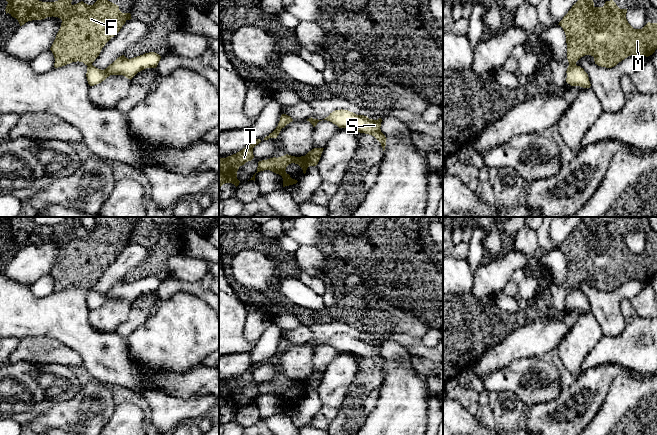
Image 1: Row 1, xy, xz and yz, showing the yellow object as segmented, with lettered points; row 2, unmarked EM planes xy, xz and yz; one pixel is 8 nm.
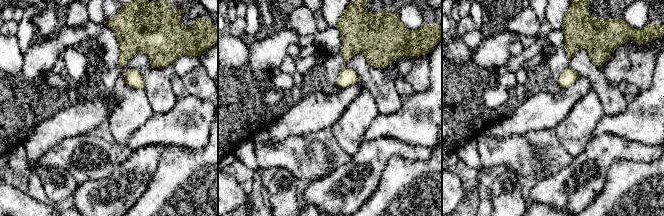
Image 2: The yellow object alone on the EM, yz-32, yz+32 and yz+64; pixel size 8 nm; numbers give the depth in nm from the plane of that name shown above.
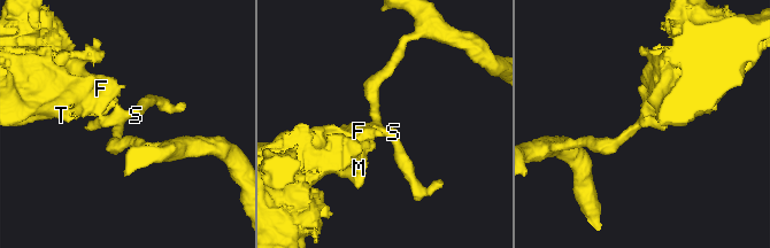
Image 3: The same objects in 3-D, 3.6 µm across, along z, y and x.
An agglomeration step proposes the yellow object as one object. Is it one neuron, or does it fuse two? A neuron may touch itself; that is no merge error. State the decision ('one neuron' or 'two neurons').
two neurons

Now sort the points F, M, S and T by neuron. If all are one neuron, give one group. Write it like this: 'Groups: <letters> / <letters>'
Groups: F M T / S

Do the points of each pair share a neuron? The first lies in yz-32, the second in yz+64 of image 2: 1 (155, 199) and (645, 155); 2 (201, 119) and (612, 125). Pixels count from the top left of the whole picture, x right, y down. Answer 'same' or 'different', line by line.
1: different
2: same

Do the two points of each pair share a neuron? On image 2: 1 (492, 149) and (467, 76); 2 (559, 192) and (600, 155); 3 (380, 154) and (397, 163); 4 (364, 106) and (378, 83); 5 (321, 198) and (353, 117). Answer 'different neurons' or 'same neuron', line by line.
1: different neurons
2: same neuron
3: different neurons
4: different neurons
5: different neurons

